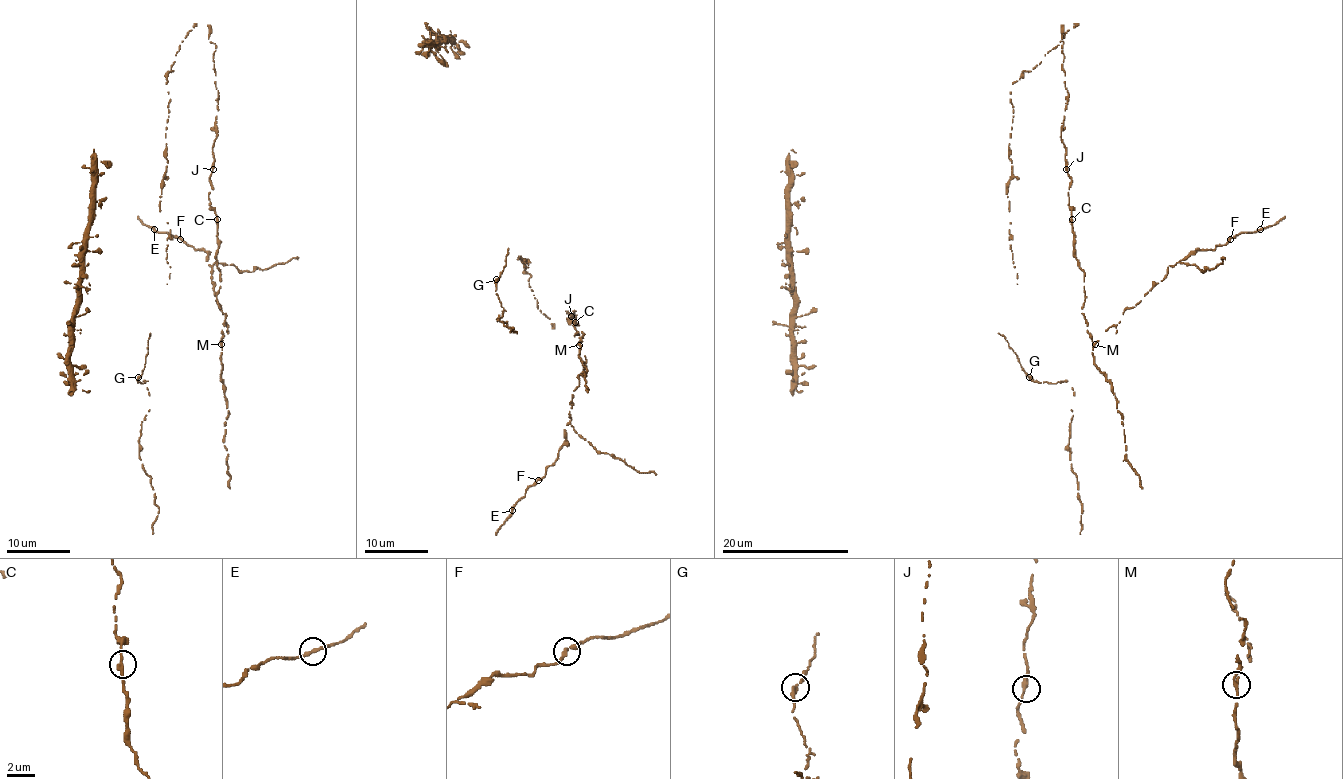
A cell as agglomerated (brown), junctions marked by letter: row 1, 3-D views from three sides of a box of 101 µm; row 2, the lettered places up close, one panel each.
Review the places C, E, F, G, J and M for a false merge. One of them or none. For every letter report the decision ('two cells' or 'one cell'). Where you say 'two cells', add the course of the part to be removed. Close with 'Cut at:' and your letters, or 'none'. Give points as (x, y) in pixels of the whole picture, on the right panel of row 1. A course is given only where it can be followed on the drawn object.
C: one cell
E: one cell
F: one cell
G: one cell
J: one cell
M: one cell
Cut at: none

